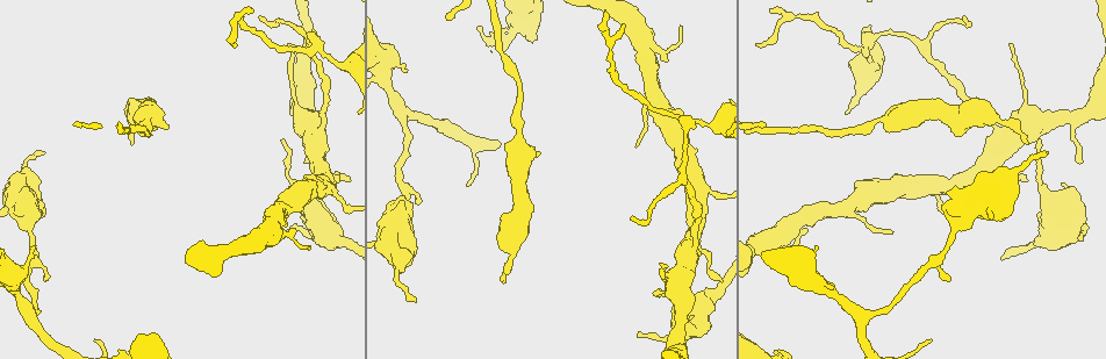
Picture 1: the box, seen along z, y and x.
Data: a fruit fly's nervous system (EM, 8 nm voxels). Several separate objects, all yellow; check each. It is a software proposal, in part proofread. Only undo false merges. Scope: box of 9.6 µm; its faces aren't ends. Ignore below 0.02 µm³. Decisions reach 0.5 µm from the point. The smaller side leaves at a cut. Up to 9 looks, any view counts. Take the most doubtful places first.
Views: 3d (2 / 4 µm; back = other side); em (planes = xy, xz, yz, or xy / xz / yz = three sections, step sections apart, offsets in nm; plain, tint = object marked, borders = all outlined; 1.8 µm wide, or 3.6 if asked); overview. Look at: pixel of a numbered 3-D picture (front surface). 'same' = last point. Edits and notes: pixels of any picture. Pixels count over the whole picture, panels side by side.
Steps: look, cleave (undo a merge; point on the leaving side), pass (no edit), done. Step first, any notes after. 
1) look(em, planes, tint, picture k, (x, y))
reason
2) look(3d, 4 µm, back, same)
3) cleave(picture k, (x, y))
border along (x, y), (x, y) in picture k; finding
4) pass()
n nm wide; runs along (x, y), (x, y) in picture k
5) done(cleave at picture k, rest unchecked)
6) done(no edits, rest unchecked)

look(3d, 2 µm, picture 1, (318, 43))
arms part here

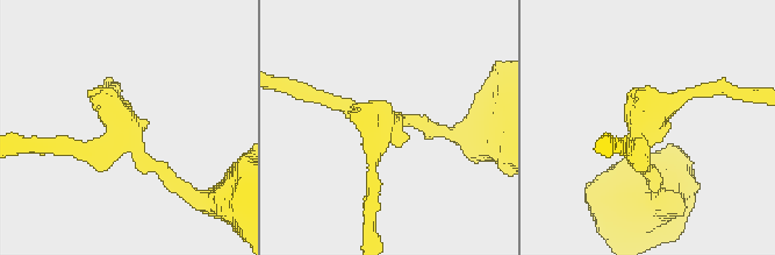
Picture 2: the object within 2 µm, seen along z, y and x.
look(em, xz, step 8, tint, picture 2, (121, 129))
3 arms

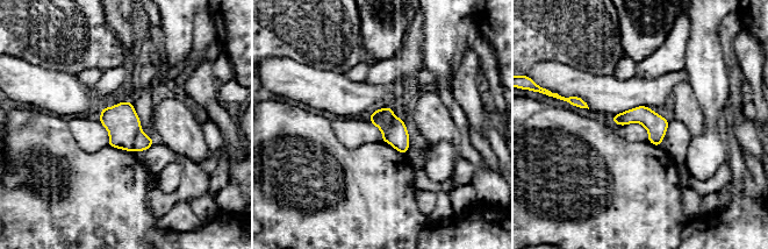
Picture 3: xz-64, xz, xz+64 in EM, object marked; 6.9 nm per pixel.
look(em, planes, borders, same)
cut it another way

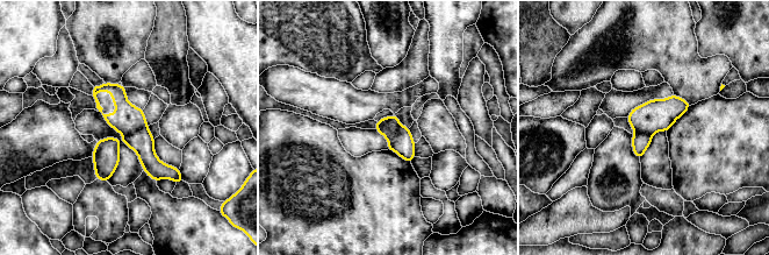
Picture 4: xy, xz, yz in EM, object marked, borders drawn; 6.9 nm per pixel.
cleave(picture 4, (404, 146))
170 nm wide; the part that leaves runs along (99, 143), (131, 140), (178, 178) in picture 4; two cells meet here

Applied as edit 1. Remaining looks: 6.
look(3d, 4 µm, back, picture 1, (295, 110))

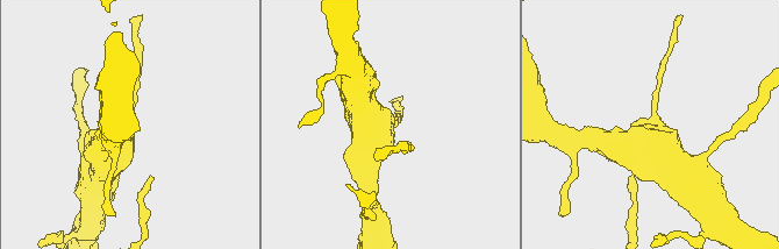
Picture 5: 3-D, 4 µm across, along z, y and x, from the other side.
look(em, 3.6 µm, xz, step 8, tint, picture 5, (387, 121))

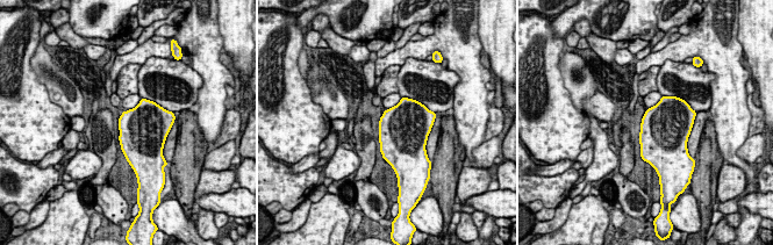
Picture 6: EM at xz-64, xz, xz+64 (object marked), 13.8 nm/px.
pass()
480 nm wide; one cell here

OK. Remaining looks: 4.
look(em, planes, tint, picture 1, (11, 278))

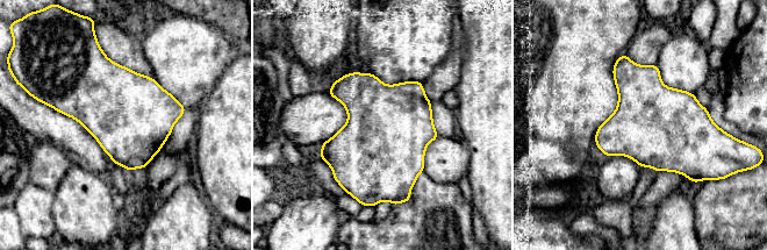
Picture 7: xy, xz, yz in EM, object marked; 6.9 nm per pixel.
pass()
550 nm wide; all the same cell

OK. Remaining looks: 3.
look(3d, 4 µm, picture 1, (1050, 235))
calibre changes

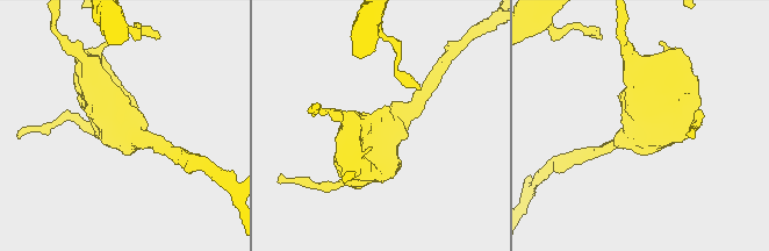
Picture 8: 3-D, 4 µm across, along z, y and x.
look(em, planes, tint, picture 8, (124, 130))
need the tissue

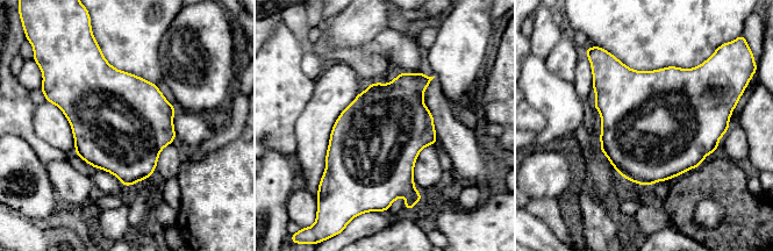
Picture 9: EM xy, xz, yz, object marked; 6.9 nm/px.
pass()
600 nm wide; one cell here

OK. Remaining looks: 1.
done(cleave at picture 4, rest unchecked)

